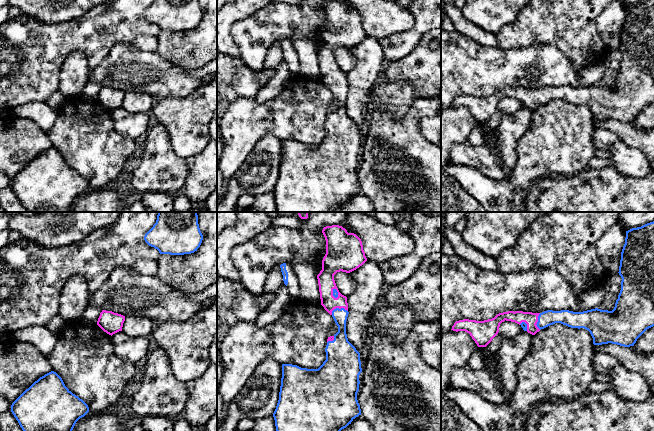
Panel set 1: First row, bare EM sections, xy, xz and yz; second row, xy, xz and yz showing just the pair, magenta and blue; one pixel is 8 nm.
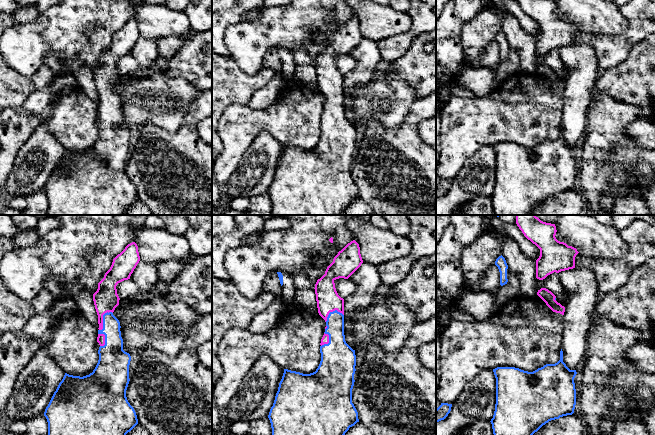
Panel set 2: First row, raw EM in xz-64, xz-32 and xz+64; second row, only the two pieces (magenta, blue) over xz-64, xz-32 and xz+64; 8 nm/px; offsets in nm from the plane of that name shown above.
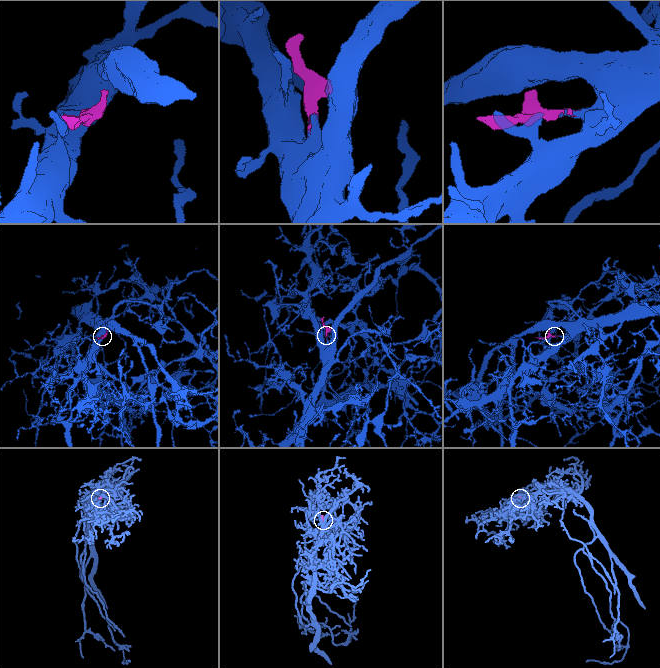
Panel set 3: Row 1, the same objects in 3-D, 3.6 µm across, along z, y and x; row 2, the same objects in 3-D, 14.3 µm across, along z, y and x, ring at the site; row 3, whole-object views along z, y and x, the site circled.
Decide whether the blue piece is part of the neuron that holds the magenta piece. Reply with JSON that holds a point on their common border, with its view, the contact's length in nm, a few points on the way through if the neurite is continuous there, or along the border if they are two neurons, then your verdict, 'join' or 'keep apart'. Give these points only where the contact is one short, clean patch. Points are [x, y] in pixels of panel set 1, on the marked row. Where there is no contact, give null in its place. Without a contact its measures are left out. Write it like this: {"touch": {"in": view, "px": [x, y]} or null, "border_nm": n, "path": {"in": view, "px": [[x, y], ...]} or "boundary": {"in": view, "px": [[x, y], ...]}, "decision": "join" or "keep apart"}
{"touch": {"in": "xz", "px": [338, 307]}, "border_nm": 140, "decision": "join"}

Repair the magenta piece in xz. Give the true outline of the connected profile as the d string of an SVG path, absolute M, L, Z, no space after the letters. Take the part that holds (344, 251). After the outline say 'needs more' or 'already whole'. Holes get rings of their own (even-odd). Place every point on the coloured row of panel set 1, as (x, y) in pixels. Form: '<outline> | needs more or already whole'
M326 226L322 233L326 240L326 254L322 260L322 270L317 275L320 299L321 305L338 326L338 332L328 337L325 348L326 360L318 369L282 364L279 400L273 413L276 431L341 431L361 415L357 400L359 375L362 372L360 353L348 341L347 297L339 292L334 275L340 271L350 273L356 270L367 261L367 258L361 239L354 233L348 233L342 226Z | needs more

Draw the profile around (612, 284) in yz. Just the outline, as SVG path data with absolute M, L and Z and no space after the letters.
M619 273L614 275L608 274L603 287L606 292L612 293L618 296L621 290L621 281L622 281L622 278L619 275Z

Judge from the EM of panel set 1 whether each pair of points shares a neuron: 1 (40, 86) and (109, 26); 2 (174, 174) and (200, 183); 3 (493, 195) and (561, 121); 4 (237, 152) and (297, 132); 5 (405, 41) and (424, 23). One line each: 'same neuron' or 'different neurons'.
1: same neuron
2: different neurons
3: same neuron
4: same neuron
5: same neuron

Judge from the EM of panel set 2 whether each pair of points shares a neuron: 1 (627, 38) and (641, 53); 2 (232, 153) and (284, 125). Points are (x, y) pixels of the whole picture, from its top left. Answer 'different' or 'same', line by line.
1: different
2: same

